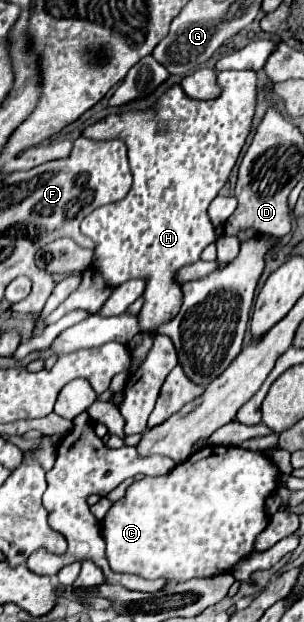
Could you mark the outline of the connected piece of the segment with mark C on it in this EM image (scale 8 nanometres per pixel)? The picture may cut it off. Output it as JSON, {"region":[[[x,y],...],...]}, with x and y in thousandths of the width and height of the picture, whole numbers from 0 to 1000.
{"region":[[[681,715],[635,728],[609,744],[576,748],[563,760],[444,773],[398,802],[372,805],[332,834],[332,863],[365,915],[378,921],[457,924],[490,934],[543,931],[549,941],[760,918],[793,899],[826,892],[845,860],[878,847],[872,805],[905,796],[918,764],[911,744],[865,725]]]}

